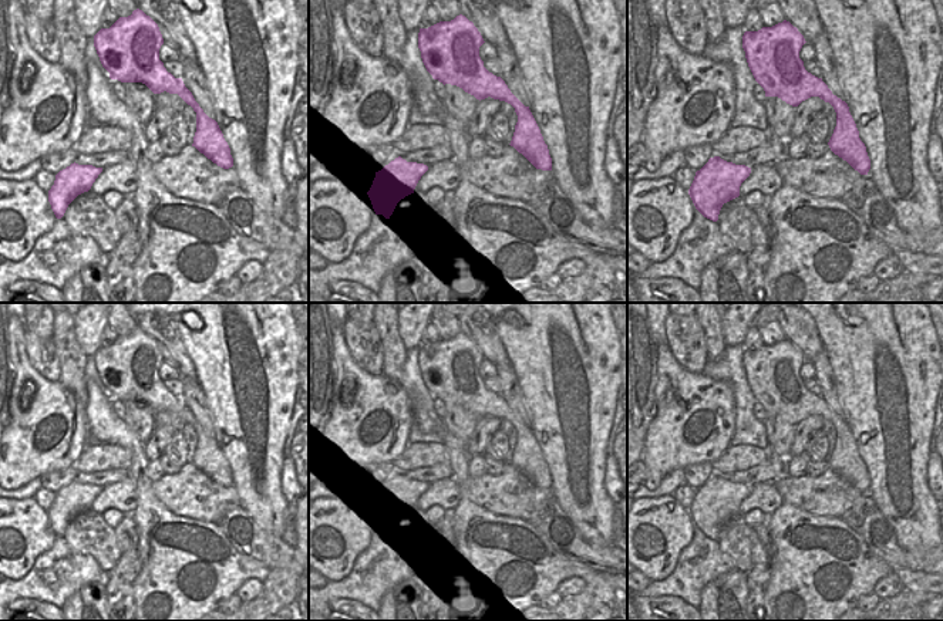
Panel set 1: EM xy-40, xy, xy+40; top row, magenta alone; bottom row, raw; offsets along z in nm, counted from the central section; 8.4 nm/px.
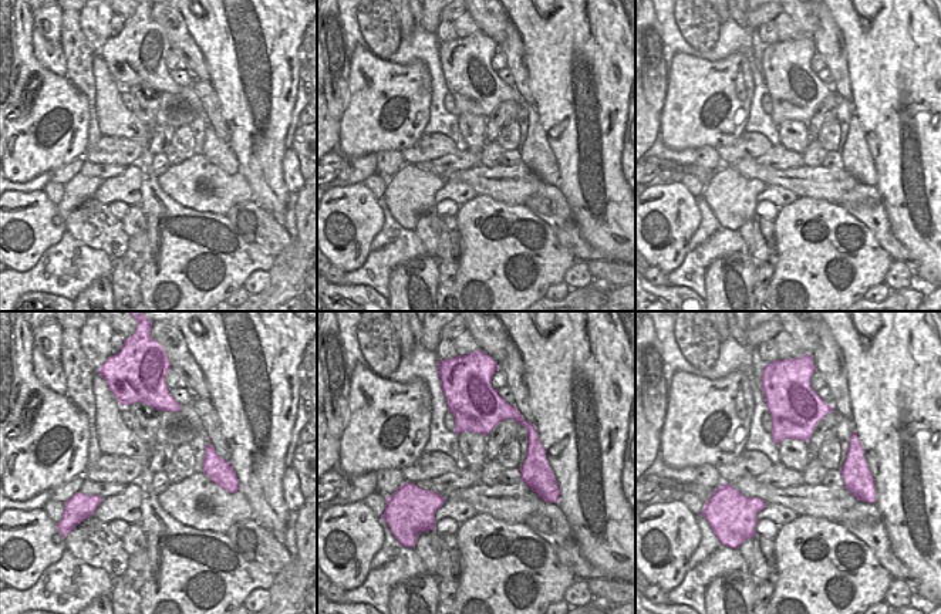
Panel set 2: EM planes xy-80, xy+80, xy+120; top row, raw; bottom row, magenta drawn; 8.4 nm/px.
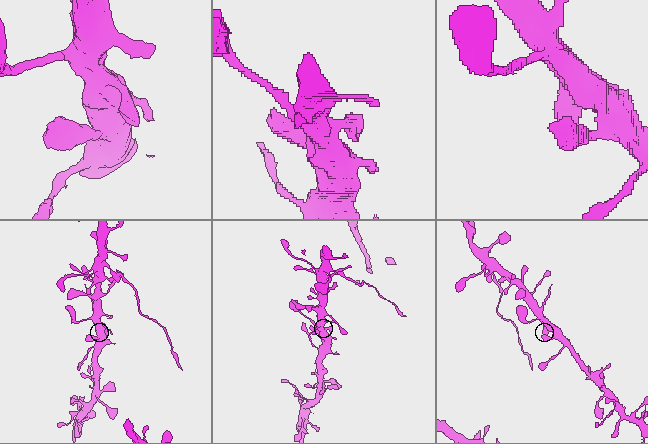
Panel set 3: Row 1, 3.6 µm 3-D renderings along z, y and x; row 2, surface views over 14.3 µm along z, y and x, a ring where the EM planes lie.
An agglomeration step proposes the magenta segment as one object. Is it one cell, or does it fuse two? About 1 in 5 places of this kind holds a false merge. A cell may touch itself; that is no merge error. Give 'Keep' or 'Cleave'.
Keep.

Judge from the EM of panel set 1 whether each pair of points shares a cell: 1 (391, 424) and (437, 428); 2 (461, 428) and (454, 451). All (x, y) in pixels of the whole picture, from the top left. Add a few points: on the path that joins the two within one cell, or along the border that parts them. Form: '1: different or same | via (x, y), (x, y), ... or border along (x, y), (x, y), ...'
1: different | border along (414, 414), (413, 422)
2: different | border along (441, 421), (464, 446)

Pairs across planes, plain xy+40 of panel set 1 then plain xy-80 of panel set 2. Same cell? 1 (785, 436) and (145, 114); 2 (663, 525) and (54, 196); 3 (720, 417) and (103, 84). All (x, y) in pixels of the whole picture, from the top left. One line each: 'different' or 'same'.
1: same
2: different
3: different

